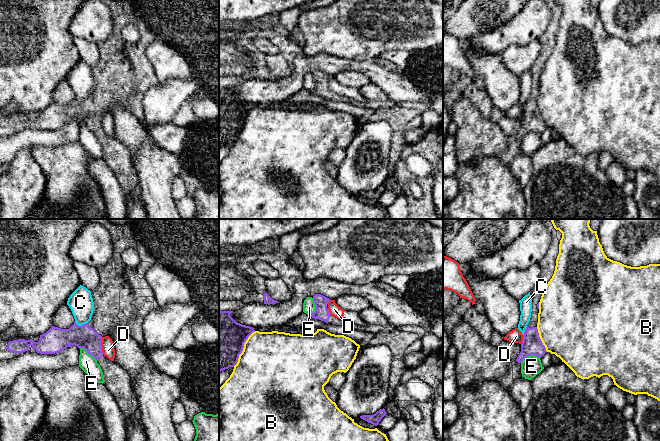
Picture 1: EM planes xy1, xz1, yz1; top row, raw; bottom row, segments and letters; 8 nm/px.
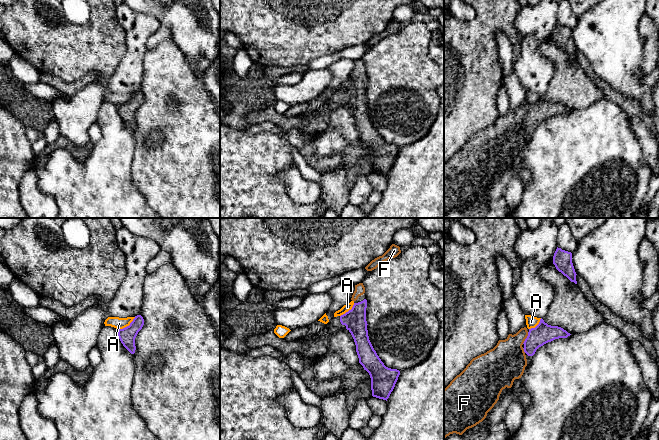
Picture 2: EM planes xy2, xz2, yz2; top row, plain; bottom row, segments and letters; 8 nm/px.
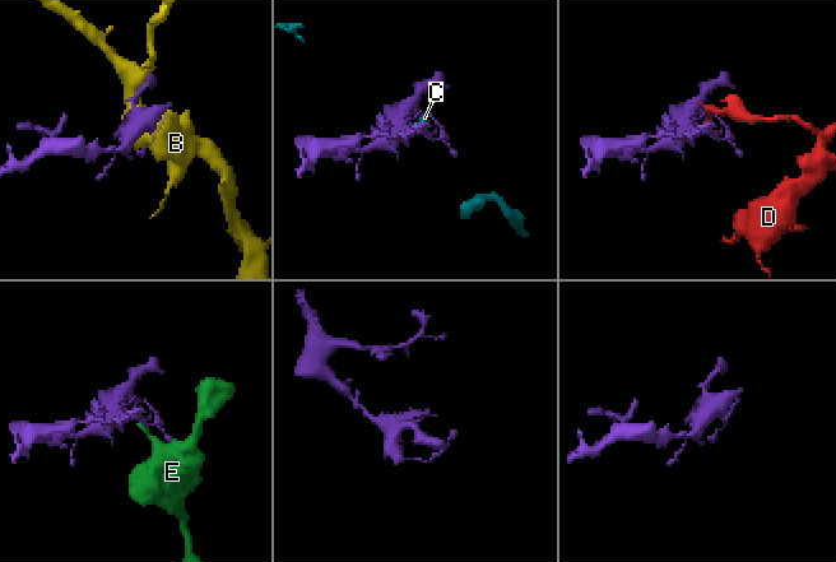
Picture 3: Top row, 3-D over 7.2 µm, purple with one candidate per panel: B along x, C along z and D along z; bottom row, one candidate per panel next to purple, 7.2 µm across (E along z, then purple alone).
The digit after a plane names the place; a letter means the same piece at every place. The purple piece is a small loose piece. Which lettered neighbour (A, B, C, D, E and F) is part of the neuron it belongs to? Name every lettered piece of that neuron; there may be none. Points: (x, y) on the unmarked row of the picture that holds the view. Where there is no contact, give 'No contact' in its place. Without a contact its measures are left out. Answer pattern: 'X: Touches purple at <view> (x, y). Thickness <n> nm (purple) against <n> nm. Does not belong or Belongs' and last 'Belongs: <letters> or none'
A: Touches purple at xy2 (127, 102). Thickness 140 nm (purple) against 100 nm. Does not belong
B: Touches purple at xz1 (243, 123). Thickness 400 nm (purple) against 480 nm. Does not belong
C: Touches purple at xy1 (82, 101). Thickness 200 nm (purple) against 200 nm. Does not belong
D: Touches purple at xy1 (101, 122). Thickness 180 nm (purple) against 100 nm. Does not belong
E: Touches purple at yz1 (529, 131). Thickness 160 nm (purple) against 160 nm. Does not belong
F: Touches purple at yz2 (526, 114). Thickness 160 nm (purple) against 300 nm. Belongs
Belongs: F

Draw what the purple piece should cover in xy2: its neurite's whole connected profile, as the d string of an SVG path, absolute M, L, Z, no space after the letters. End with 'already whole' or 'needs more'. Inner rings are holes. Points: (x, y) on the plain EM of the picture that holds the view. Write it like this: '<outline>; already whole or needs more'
M137 91L129 102L117 107L121 119L131 130L135 129L135 114L138 108L142 105L143 101L143 93L141 91Z; already whole

